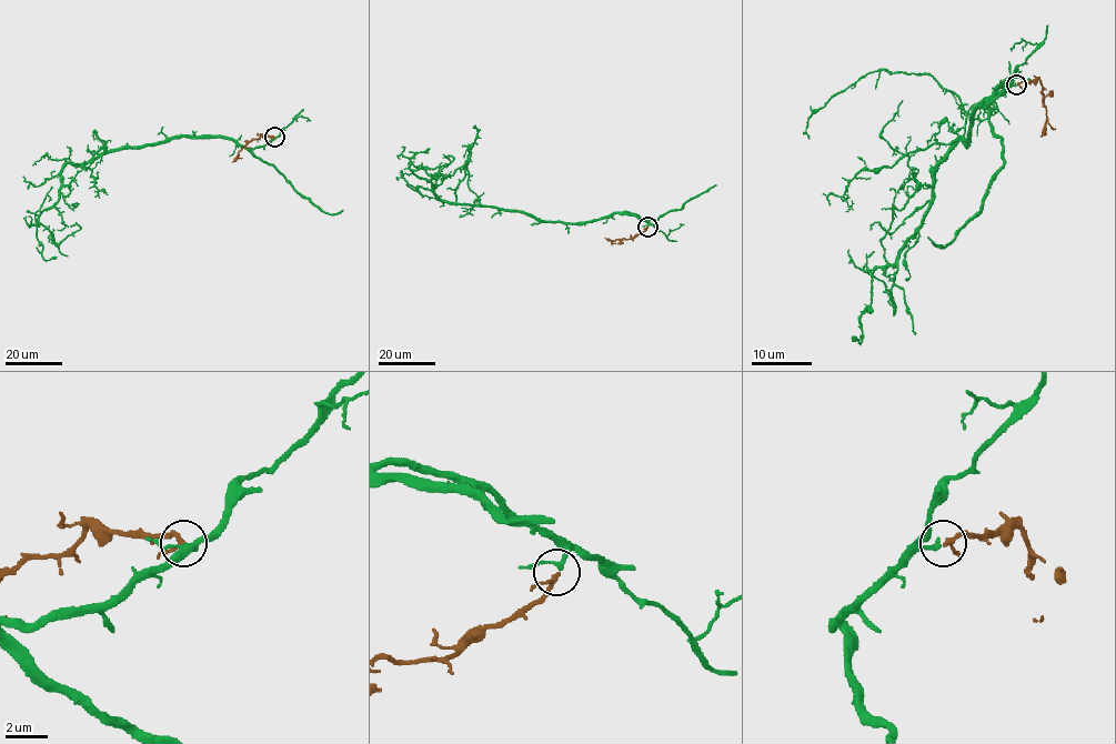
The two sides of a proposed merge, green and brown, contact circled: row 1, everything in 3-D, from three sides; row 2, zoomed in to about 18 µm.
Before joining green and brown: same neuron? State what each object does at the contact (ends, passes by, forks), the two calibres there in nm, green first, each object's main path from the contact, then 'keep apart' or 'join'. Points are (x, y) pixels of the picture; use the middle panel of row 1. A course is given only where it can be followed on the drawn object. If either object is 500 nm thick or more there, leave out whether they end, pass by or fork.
green passes by; brown passes by; 170 nm thick on the green side, 170 nm on the other; green runs (647, 225), (626, 212), (577, 222), (541, 222), (520, 212), (445, 202), (412, 170), (453, 159), (443, 156); brown runs (647, 227), (630, 239), (605, 238); join

